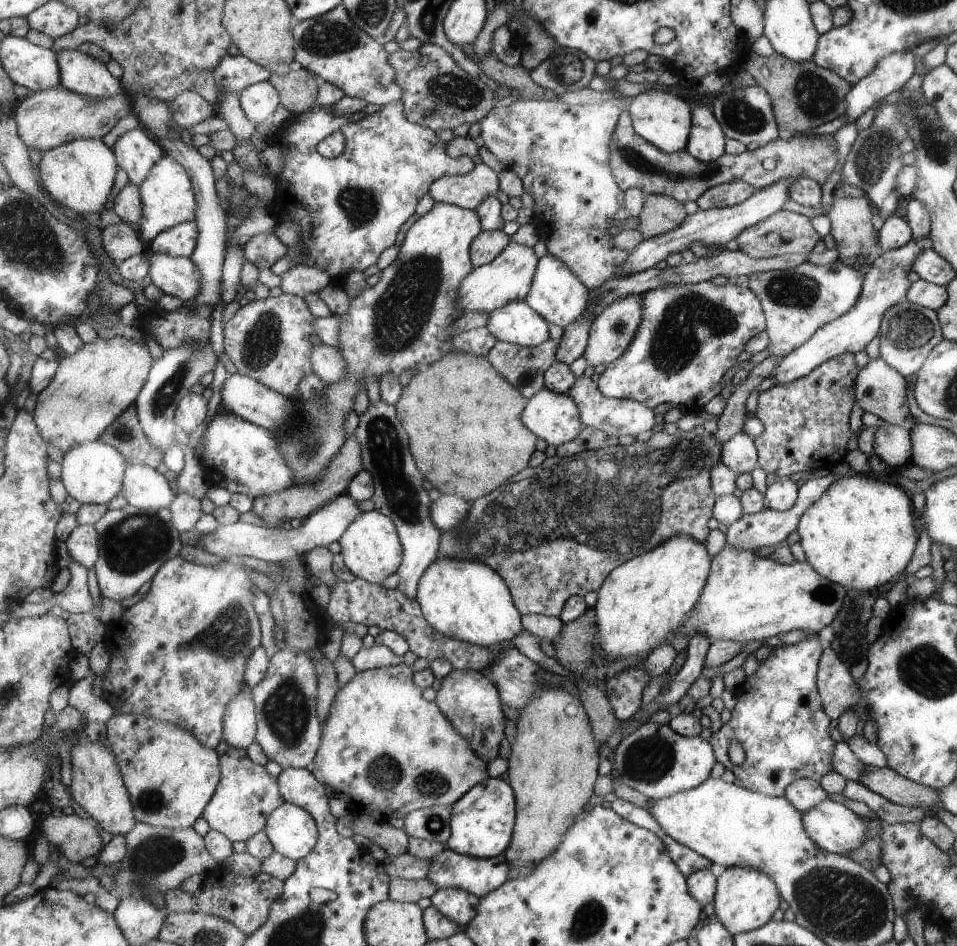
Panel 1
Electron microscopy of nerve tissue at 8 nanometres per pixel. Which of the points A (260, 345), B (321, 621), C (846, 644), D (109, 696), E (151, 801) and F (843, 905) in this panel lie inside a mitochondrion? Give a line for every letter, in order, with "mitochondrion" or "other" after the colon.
A: mitochondrion
B: other
C: mitochondrion
D: other
E: mitochondrion
F: mitochondrion

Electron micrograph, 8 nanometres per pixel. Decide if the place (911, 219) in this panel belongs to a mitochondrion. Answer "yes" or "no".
no

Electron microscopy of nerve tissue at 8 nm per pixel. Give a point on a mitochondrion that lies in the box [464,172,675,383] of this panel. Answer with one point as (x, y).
(617, 326)

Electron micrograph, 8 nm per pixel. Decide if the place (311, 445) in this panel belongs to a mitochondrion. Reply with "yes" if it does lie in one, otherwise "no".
yes

